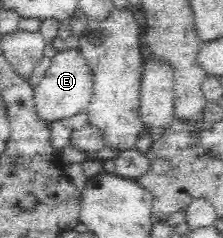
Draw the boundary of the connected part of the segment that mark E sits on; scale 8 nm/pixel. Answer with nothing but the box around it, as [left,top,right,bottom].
[33,48,92,122]

